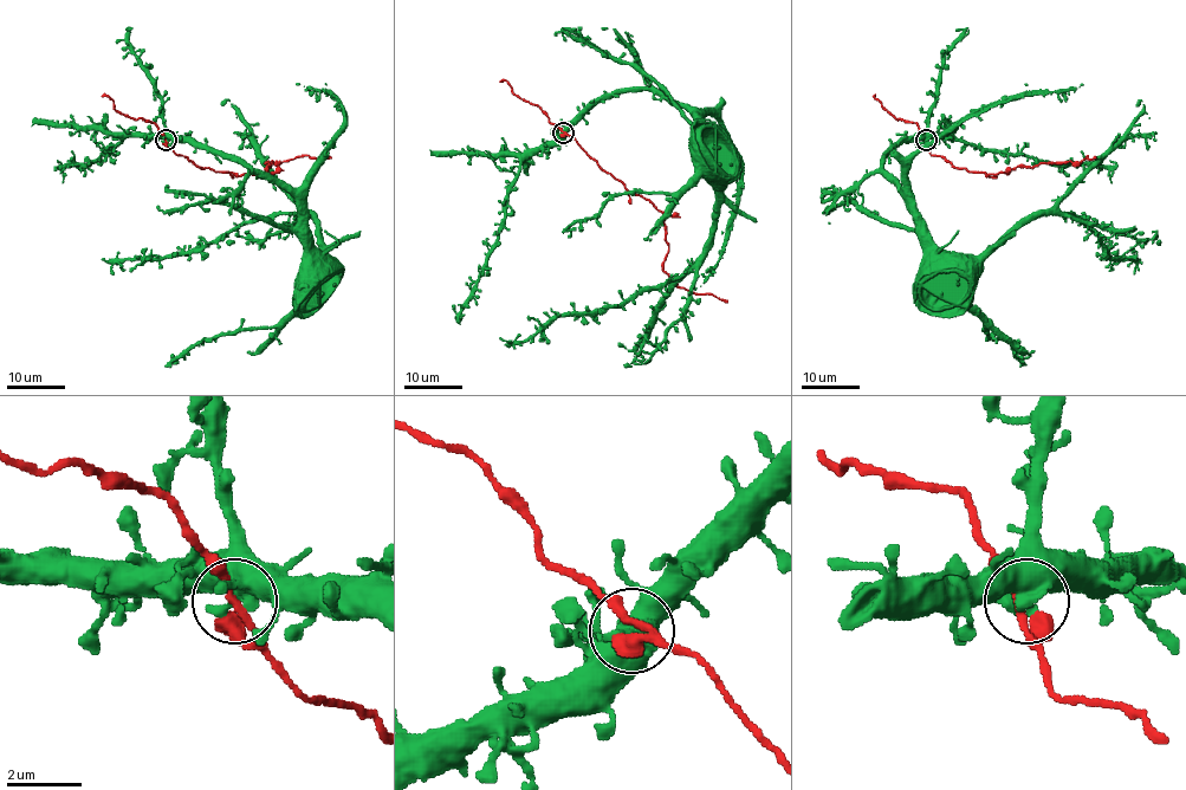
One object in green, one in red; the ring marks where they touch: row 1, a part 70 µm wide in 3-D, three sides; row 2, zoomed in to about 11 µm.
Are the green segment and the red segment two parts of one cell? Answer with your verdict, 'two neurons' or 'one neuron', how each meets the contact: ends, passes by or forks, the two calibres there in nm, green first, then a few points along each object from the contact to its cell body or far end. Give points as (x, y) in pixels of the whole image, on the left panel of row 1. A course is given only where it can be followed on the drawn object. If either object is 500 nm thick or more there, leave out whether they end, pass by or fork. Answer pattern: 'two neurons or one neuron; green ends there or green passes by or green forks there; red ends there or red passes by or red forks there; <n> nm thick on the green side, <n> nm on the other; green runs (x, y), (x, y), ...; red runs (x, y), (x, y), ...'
two neurons; 700 nm thick on the green side, 170 nm on the other; green runs (166, 140), (192, 137), (202, 147), (238, 156), (274, 177), (295, 198), (305, 244), (332, 274); red runs (166, 140), (176, 154), (196, 166), (239, 176), (299, 155), (331, 156)

